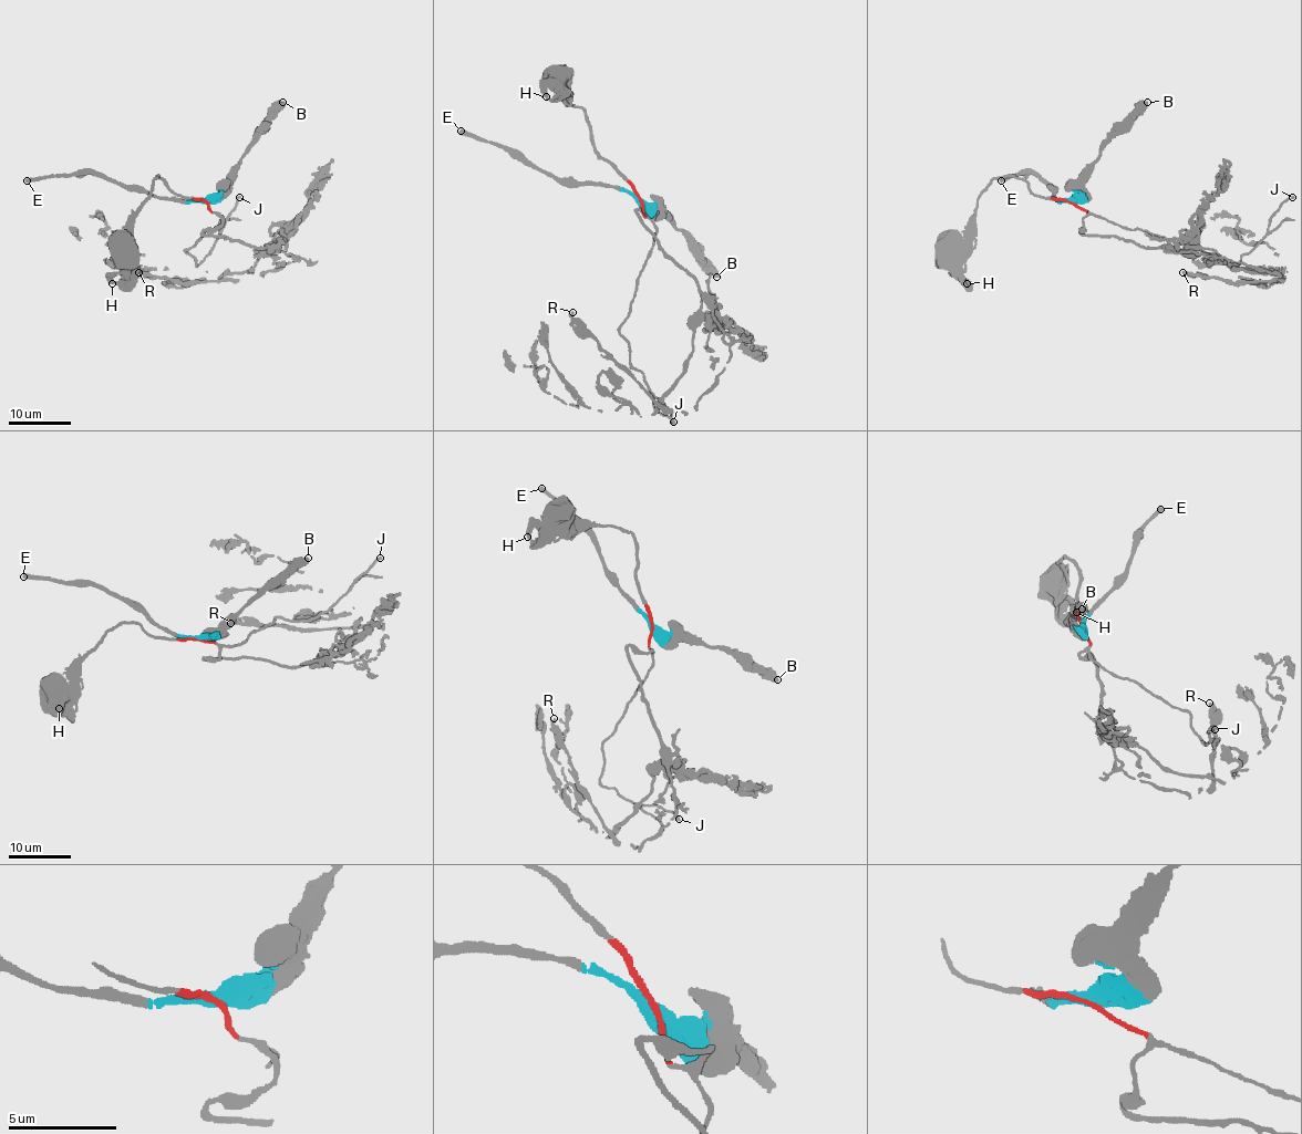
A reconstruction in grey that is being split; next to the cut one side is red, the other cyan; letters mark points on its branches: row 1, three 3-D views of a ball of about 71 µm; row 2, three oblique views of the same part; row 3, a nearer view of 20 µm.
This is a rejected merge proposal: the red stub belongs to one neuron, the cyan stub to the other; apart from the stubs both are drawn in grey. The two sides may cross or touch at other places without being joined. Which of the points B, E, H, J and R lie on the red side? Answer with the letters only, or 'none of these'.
H, J, R

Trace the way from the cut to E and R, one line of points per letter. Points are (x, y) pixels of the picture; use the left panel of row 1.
E: (205, 201), (182, 201), (125, 189), (91, 173), (39, 176), (27, 181)
R: (205, 201), (223, 220), (204, 235), (267, 247), (257, 262), (219, 281), (175, 282), (137, 271)

